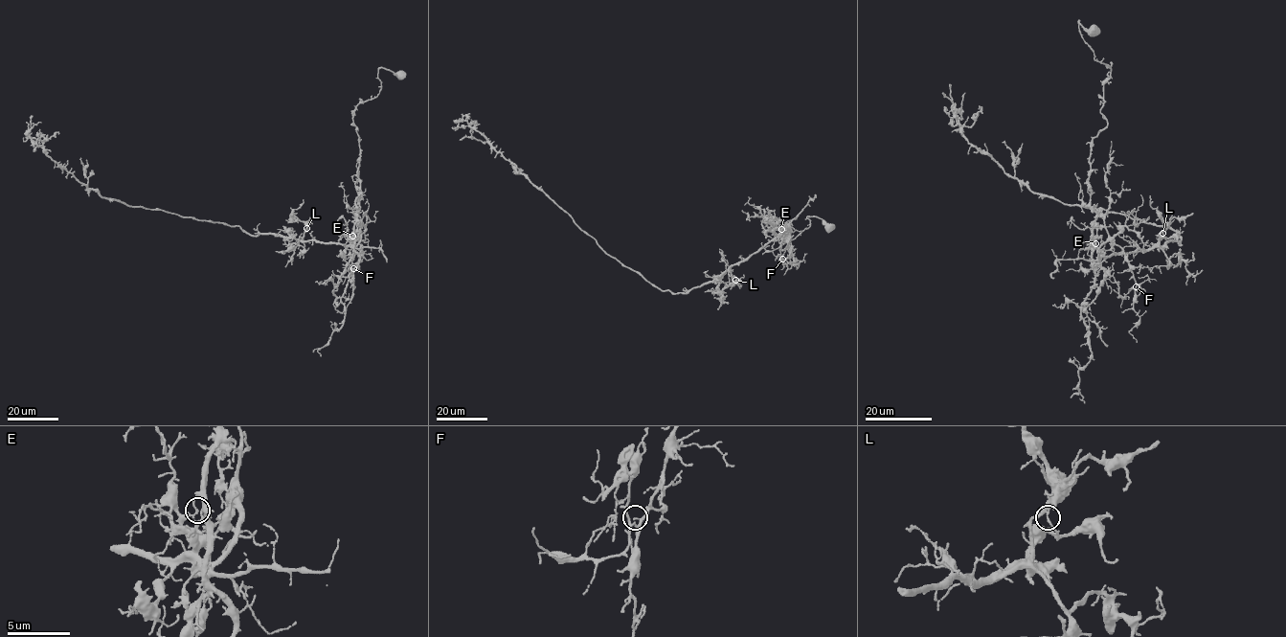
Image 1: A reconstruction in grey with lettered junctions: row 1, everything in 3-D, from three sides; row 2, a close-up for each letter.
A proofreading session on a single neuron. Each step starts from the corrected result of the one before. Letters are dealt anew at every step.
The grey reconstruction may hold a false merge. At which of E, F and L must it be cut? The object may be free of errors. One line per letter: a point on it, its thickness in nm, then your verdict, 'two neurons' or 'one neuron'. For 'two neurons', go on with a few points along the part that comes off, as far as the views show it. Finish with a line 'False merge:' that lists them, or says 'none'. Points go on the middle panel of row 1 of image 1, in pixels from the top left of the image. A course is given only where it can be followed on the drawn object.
E: at (781, 229); 120 nm thick; two neurons; foreign part runs (781, 229), (789, 224), (788, 238), (782, 238), (794, 238), (813, 216), (832, 230)
F: at (782, 259); 140 nm thick; one neuron
L: at (735, 280); 200 nm thick; one neuron
False merge: E

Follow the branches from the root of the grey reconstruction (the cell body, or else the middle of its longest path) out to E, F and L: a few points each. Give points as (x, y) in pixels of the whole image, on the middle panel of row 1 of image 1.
E: (829, 227), (807, 216), (810, 226), (788, 240), (782, 235), (788, 238), (789, 224), (781, 229)
F: (829, 227), (807, 216), (810, 226), (784, 240), (789, 224), (784, 225), (790, 255), (782, 259)
L: (829, 227), (807, 216), (810, 226), (784, 240), (789, 224), (786, 229), (782, 226), (730, 268), (735, 280)

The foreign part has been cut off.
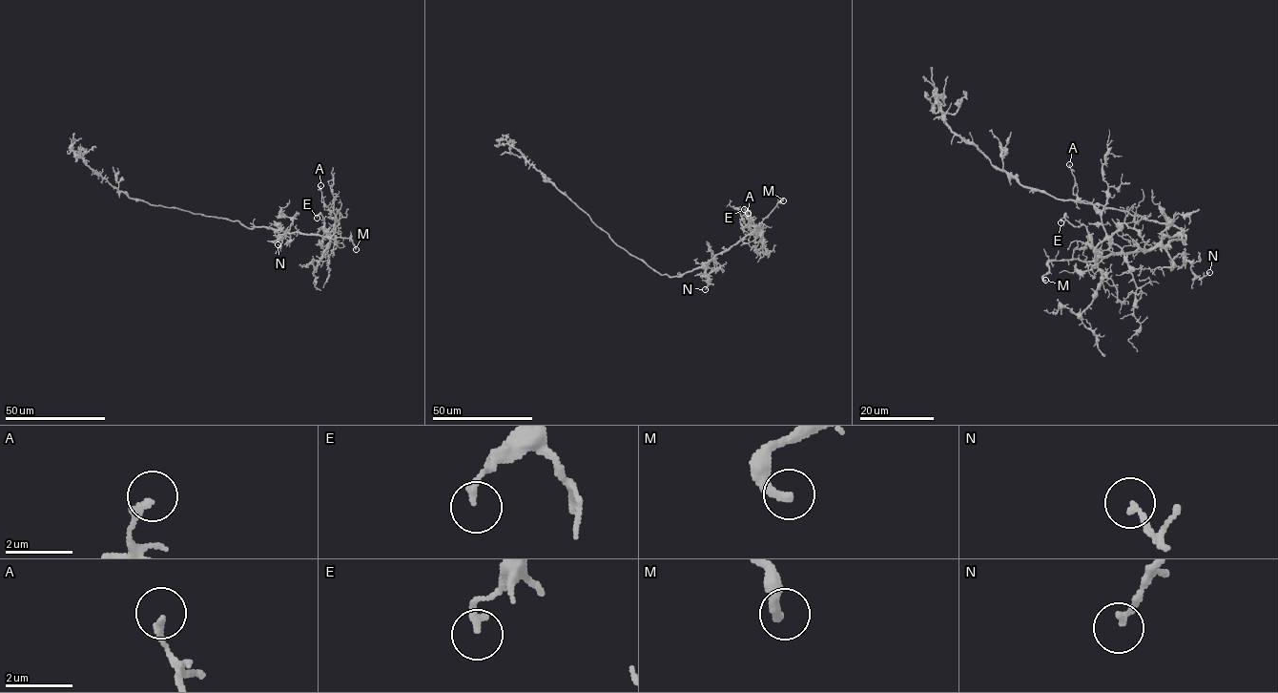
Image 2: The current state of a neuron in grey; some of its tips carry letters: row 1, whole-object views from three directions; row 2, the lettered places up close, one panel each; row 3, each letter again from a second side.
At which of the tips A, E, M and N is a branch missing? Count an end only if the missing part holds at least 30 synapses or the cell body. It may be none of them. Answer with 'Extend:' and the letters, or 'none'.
Extend: M

